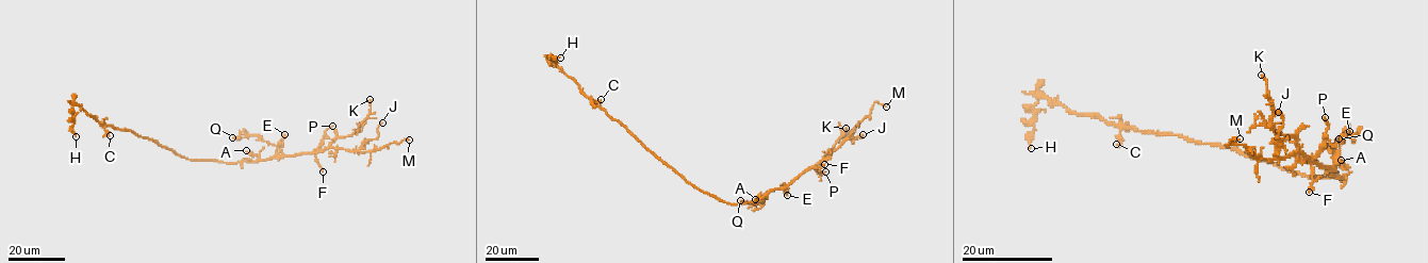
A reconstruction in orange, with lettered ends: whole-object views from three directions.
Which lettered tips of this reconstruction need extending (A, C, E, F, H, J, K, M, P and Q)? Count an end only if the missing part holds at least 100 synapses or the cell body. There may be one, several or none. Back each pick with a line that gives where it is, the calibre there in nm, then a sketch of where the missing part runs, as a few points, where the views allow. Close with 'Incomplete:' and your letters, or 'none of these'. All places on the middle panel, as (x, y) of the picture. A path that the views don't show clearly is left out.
M: Place: (886, 107). Thickness 190 nm. Course of what is missing: (886, 107), (898, 120), (909, 122), (934, 142)
Incomplete: M

